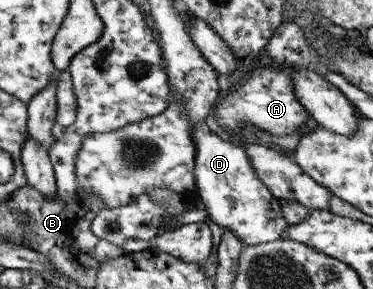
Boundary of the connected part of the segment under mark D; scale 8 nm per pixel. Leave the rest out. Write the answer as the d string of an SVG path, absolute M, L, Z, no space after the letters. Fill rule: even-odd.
M198 122L193 127L193 142L196 146L195 180L197 195L200 196L201 201L206 206L206 212L210 215L211 220L222 229L227 229L239 237L244 247L268 243L277 239L288 239L287 227L289 223L282 217L281 201L274 197L258 179L244 148L221 139L208 128L206 122Z

